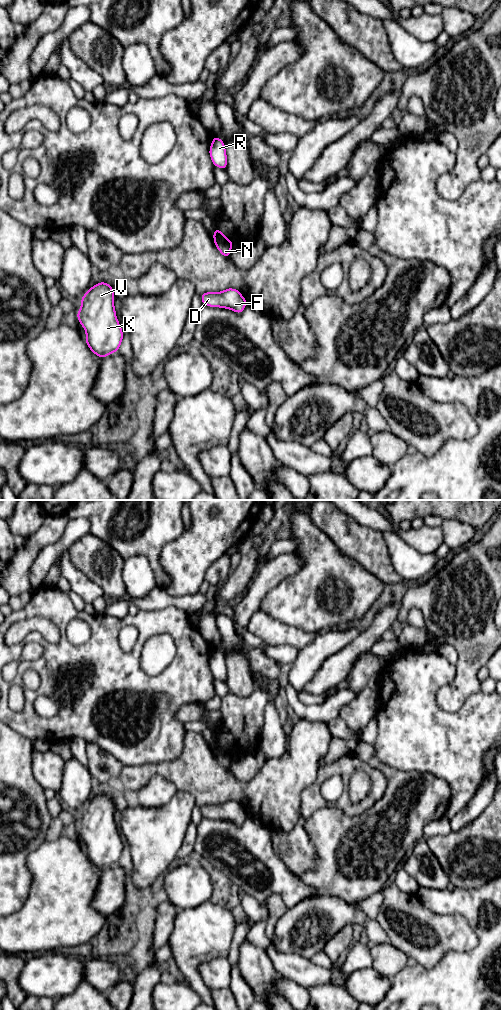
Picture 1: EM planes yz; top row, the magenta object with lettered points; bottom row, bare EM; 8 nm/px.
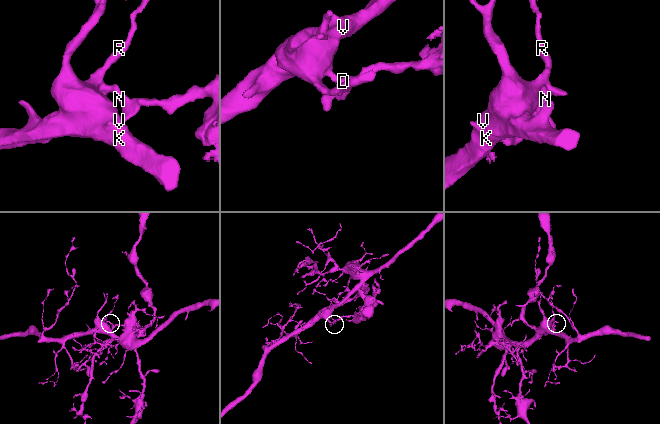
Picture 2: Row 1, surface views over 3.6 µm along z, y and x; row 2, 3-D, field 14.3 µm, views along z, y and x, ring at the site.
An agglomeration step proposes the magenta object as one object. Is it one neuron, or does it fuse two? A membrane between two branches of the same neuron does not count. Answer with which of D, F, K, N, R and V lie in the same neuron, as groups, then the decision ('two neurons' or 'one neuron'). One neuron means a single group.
D F N / K R V; two neurons

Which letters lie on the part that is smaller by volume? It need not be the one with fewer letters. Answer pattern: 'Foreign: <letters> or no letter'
Foreign: D, F, N

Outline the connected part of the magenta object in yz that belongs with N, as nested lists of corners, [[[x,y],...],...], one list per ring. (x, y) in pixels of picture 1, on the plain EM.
[[[214,751],[214,755],[223,768],[229,769],[233,755],[216,751]]]

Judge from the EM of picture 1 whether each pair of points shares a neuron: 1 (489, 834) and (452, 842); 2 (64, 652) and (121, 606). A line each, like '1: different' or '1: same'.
1: same
2: different

